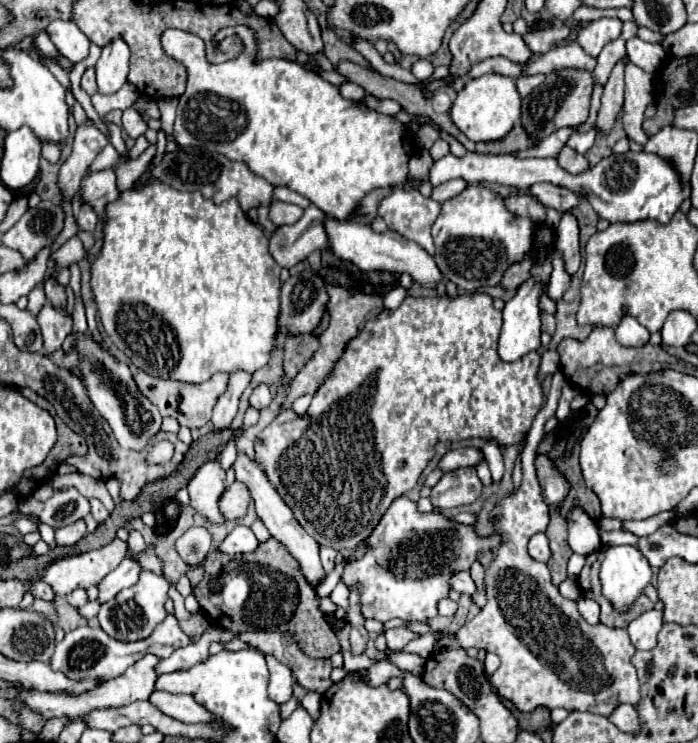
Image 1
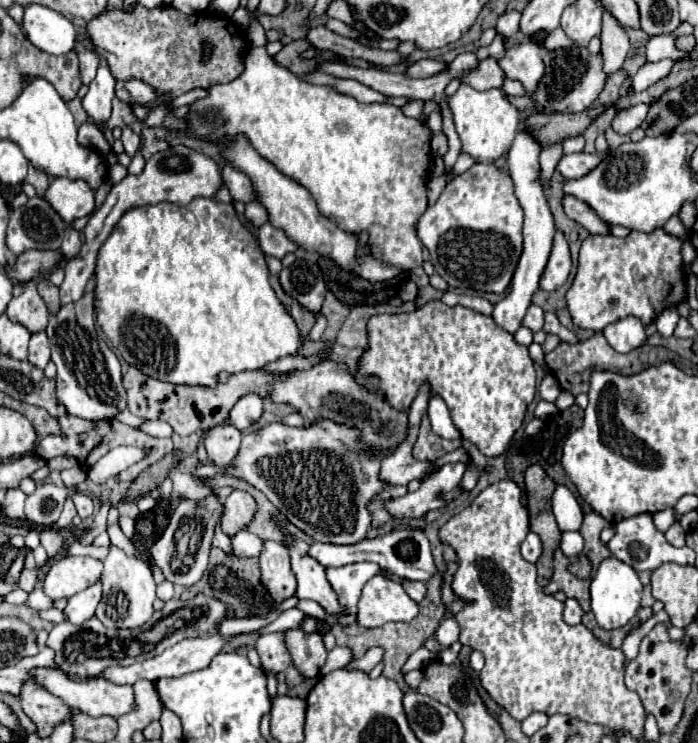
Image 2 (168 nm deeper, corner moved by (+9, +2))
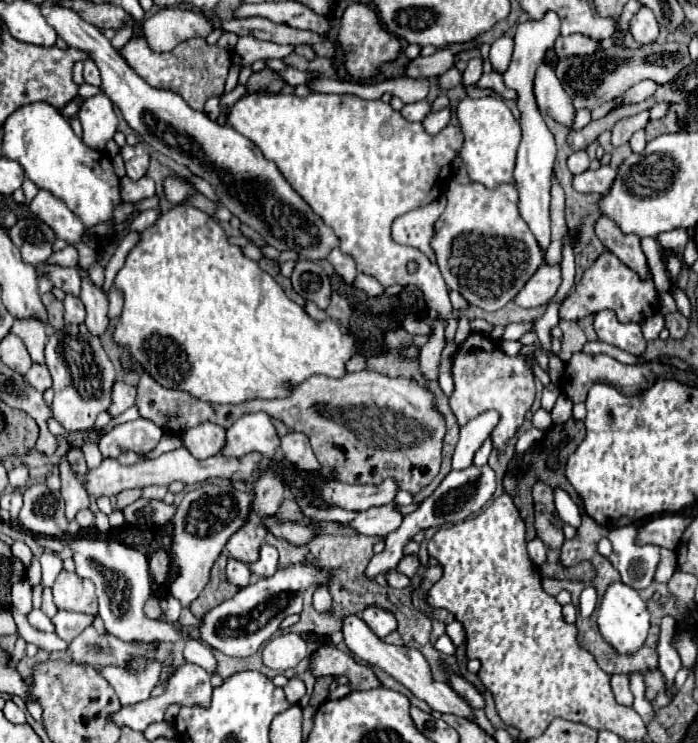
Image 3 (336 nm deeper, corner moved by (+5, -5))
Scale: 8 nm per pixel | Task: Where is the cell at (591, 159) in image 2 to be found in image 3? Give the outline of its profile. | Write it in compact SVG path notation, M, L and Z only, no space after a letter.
M603 165L599 169L587 169L583 173L573 175L573 189L579 193L607 193L607 187L611 187L611 179L615 179L615 169L609 165Z

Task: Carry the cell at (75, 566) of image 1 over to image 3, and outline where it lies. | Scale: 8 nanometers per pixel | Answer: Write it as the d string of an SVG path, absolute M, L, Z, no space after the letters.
M61 571L53 585L53 597L57 609L97 613L95 585L89 579L79 577L75 571Z

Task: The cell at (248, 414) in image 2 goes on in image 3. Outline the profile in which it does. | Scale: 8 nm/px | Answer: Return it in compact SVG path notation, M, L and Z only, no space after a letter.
M259 411L239 417L227 429L227 447L223 447L221 455L241 457L249 451L259 451L265 455L263 467L267 467L267 461L275 457L277 449L279 449L279 437L271 423L271 417Z

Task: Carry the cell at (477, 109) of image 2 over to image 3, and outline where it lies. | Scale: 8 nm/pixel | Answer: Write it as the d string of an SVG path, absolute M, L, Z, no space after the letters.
M499 95L481 97L481 99L465 97L457 105L457 119L465 139L461 149L461 159L465 161L471 181L479 181L487 189L495 189L501 183L513 183L515 149L519 147L521 141L521 125L513 117L507 103Z

